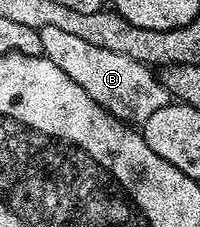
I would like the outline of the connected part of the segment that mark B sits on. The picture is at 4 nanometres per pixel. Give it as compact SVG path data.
M48 25L40 31L42 54L52 65L64 69L92 101L96 101L108 113L112 113L123 123L141 125L156 113L156 109L164 109L172 101L172 97L158 80L157 74L147 64L137 63L132 57L124 57L124 53L112 53L112 49L100 49L100 45L88 45L80 37L55 29Z

